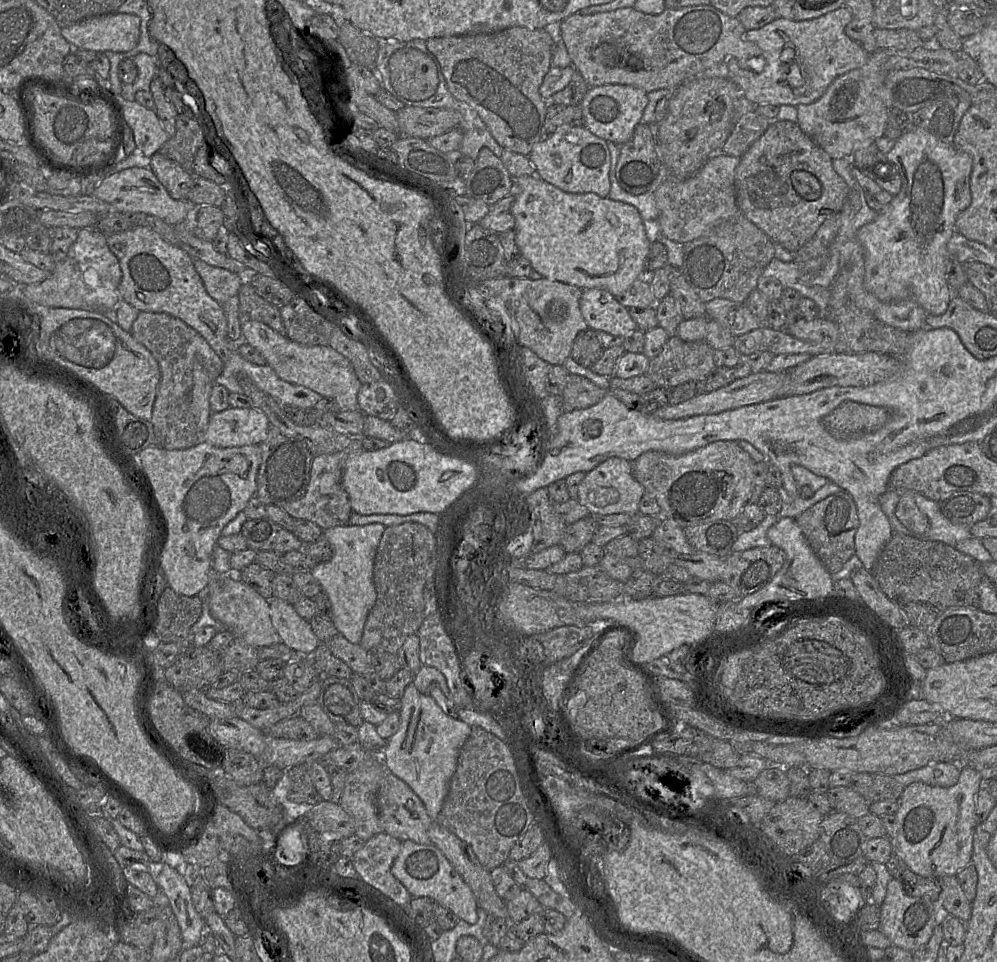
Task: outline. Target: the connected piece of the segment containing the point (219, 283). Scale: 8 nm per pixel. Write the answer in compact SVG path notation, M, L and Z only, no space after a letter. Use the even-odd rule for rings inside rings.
M193 258L193 264L207 293L219 304L223 305L231 297L238 296L246 277L208 265L198 258Z

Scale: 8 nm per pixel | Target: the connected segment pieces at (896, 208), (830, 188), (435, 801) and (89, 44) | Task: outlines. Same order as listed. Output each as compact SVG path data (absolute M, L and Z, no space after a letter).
M910 128L900 138L895 141L893 148L885 155L886 161L893 164L902 177L902 188L900 192L893 196L891 202L880 212L876 218L863 225L857 232L857 240L861 244L864 252L864 287L883 302L900 302L912 301L921 306L927 314L941 315L948 307L948 304L956 294L950 288L947 282L947 266L951 262L948 252L947 243L955 231L955 221L960 212L965 210L971 203L970 192L970 174L972 170L972 158L969 154L959 151L953 144L946 144L938 140L928 131L922 128Z
M773 120L766 131L740 157L734 185L739 213L762 230L774 243L797 252L831 216L841 212L849 194L845 181L833 168L833 159L807 136L796 122Z
M412 683L406 687L401 696L399 714L400 727L388 739L387 745L381 751L381 761L387 772L391 772L408 784L422 800L428 815L435 820L449 793L450 781L457 767L460 749L471 733L471 726L460 719L448 716L429 694L422 694Z
M114 12L61 28L61 35L74 49L128 52L139 42L140 21L136 15Z

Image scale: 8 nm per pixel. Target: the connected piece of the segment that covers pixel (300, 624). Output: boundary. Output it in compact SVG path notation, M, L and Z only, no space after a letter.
M277 597L268 599L272 624L282 642L303 655L312 655L320 644L310 622L301 617L294 605Z

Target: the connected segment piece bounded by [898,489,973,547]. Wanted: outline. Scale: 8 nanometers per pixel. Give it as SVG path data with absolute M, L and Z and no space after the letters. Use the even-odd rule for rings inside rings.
M898 489L899 495L911 492L919 510L925 514L929 520L929 530L917 538L924 538L931 541L939 541L955 547L962 540L973 537L970 532L970 526L955 524L947 519L937 501L925 497L921 493L909 489Z

